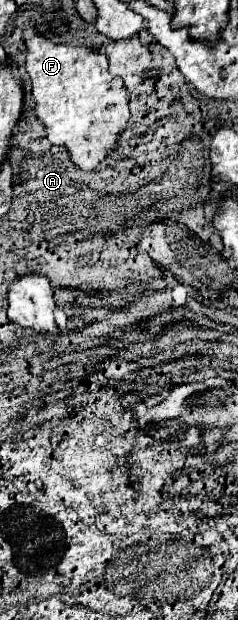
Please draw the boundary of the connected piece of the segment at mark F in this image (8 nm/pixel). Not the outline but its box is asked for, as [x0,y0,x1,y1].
[23,21,129,171]

